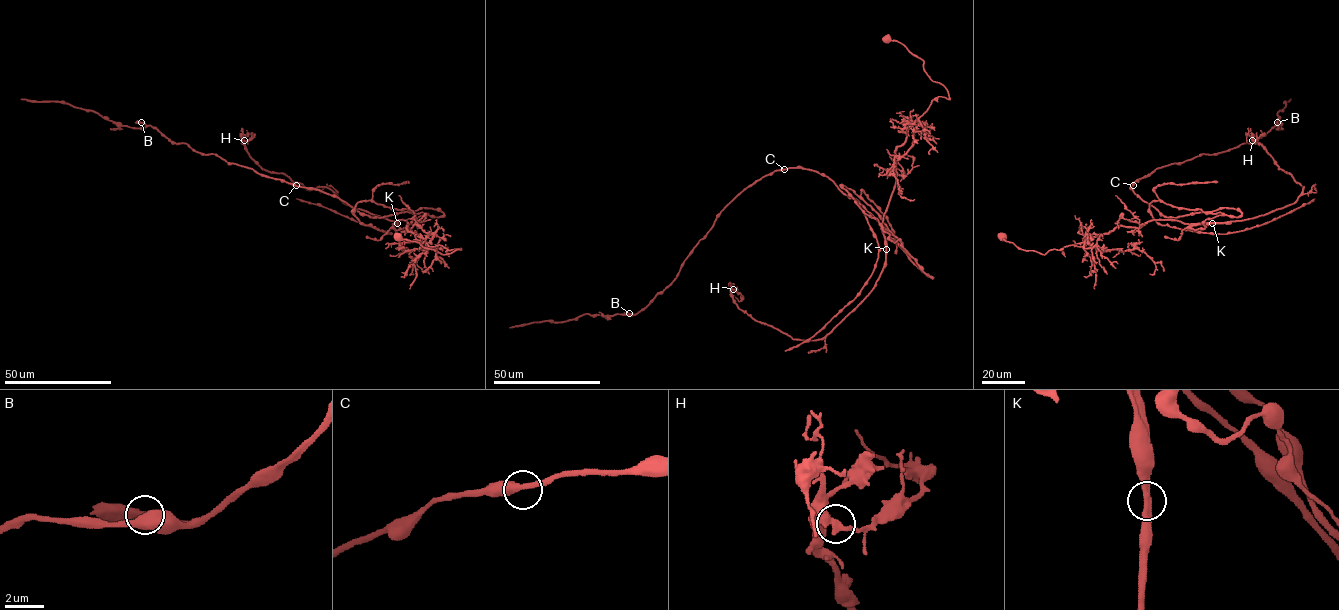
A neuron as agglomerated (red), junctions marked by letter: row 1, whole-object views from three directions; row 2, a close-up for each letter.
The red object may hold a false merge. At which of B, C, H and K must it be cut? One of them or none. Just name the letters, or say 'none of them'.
K

